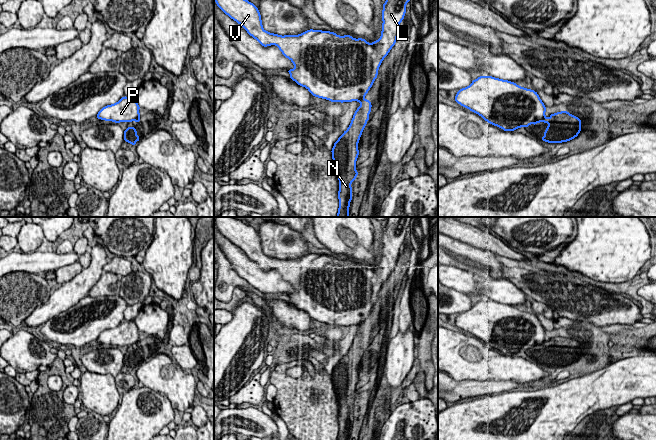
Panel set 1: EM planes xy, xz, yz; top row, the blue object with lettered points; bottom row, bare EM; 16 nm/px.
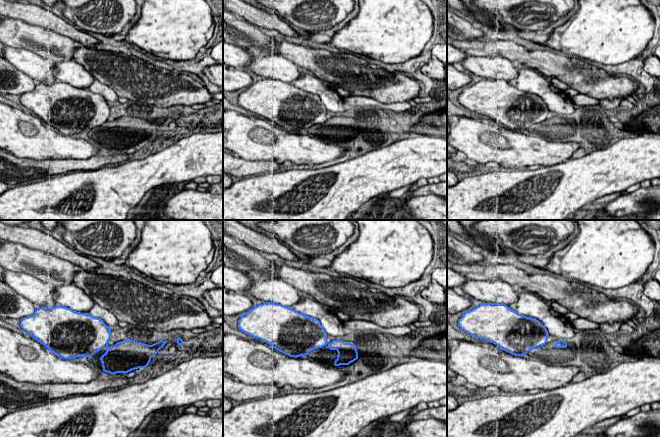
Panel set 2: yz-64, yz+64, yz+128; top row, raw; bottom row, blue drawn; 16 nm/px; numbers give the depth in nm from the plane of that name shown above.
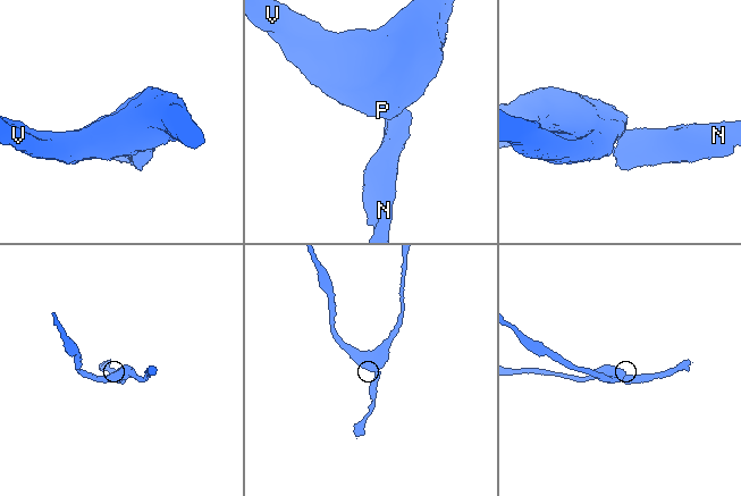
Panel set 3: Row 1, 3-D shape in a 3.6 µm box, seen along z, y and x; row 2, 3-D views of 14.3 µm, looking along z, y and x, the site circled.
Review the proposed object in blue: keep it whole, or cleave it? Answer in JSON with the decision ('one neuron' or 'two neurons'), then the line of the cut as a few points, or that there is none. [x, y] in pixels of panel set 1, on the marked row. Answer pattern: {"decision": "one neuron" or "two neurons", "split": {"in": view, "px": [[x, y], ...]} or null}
{"decision": "two neurons", "split": {"in": "xz", "px": [[363, 97], [358, 100]]}}

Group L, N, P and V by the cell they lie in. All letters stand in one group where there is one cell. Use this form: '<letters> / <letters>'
L P V / N

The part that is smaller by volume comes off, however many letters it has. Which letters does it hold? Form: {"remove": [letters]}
{"remove": ["N"]}

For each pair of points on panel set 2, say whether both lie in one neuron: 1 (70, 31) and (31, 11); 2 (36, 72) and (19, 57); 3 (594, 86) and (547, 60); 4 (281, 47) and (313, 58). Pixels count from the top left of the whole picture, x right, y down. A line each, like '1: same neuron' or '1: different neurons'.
1: same neuron
2: same neuron
3: same neuron
4: same neuron

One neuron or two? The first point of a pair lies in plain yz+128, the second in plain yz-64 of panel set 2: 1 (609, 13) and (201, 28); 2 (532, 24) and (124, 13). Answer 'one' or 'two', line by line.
1: one
2: one

